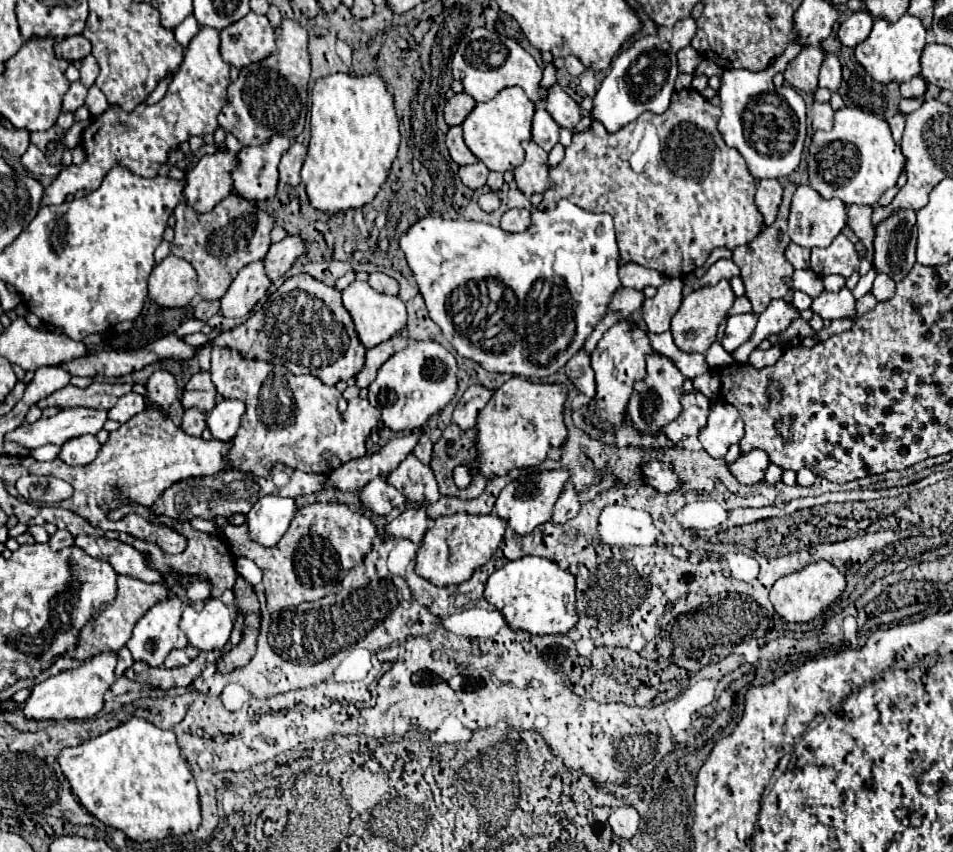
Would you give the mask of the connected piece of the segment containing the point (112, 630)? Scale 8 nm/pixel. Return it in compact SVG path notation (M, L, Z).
M125 575L117 577L117 585L119 585L119 591L117 591L115 601L105 603L97 609L97 615L93 615L87 621L87 625L79 631L75 649L67 651L65 657L85 661L85 659L95 657L97 653L103 653L103 651L119 651L129 641L135 623L149 611L149 607L153 607L157 601L165 599L165 593L167 593L167 589L159 583L145 583L135 577L125 577Z

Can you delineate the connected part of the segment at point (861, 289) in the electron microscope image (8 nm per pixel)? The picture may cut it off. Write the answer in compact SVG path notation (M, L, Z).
M871 267L871 269L869 269L869 273L865 273L865 275L859 279L857 287L853 289L855 299L861 299L865 293L869 293L869 291L871 291L871 285L873 285L873 279L875 279L875 277L877 277L877 269L875 269L875 267Z

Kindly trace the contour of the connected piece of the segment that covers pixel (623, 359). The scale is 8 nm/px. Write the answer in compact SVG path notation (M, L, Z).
M625 319L605 331L605 335L597 343L595 351L591 353L591 367L593 367L595 379L597 379L597 397L595 397L595 401L589 403L587 419L593 425L599 425L605 431L621 425L621 421L625 417L627 401L633 391L633 383L641 377L645 377L645 355L647 353L653 353L647 331L641 329L635 321Z

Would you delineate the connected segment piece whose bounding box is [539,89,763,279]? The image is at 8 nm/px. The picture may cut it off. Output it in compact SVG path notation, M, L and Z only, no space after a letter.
M683 89L683 91L675 91L673 97L671 97L671 105L665 113L657 115L657 113L643 113L641 117L637 117L635 121L631 121L629 125L625 125L623 129L615 131L615 133L609 133L597 119L591 121L591 127L587 131L581 131L581 133L575 133L573 135L573 143L565 149L565 157L563 161L549 169L549 177L555 181L555 187L547 189L543 193L543 201L539 205L541 211L545 209L555 209L557 203L561 199L567 199L571 203L575 203L577 207L585 209L585 211L591 211L591 213L609 213L615 221L615 231L617 231L617 245L619 245L619 265L627 265L627 263L637 263L637 265L643 265L643 267L649 267L649 269L655 269L659 271L663 277L685 277L689 273L693 273L697 267L703 267L709 253L717 247L727 247L727 249L735 249L739 245L747 245L751 243L763 229L763 215L761 211L757 209L755 201L753 201L753 195L755 195L755 189L757 189L757 181L753 179L753 175L749 173L747 165L745 165L745 159L741 157L741 153L737 153L737 149L731 149L725 145L721 133L717 131L717 121L721 117L721 109L711 105L707 99L703 99L695 89Z

